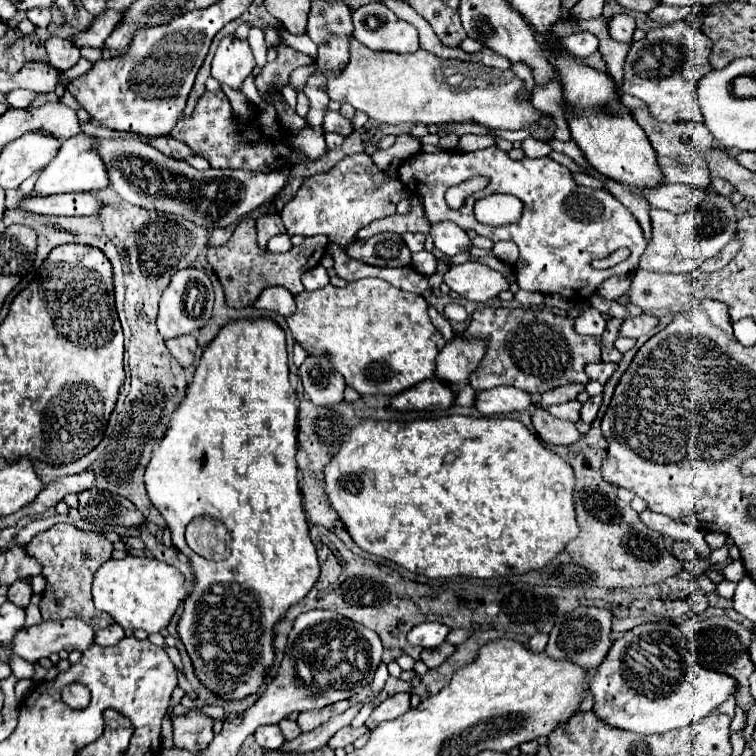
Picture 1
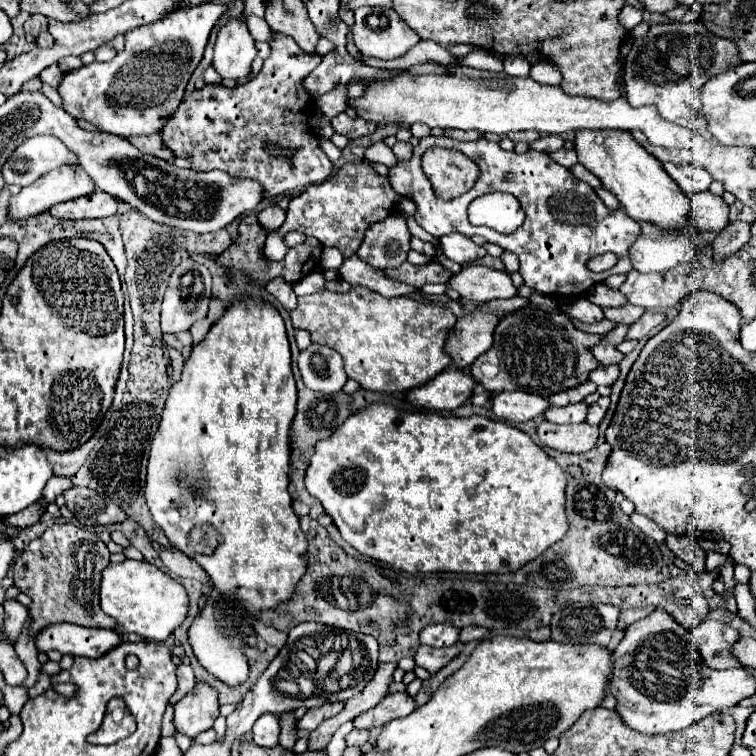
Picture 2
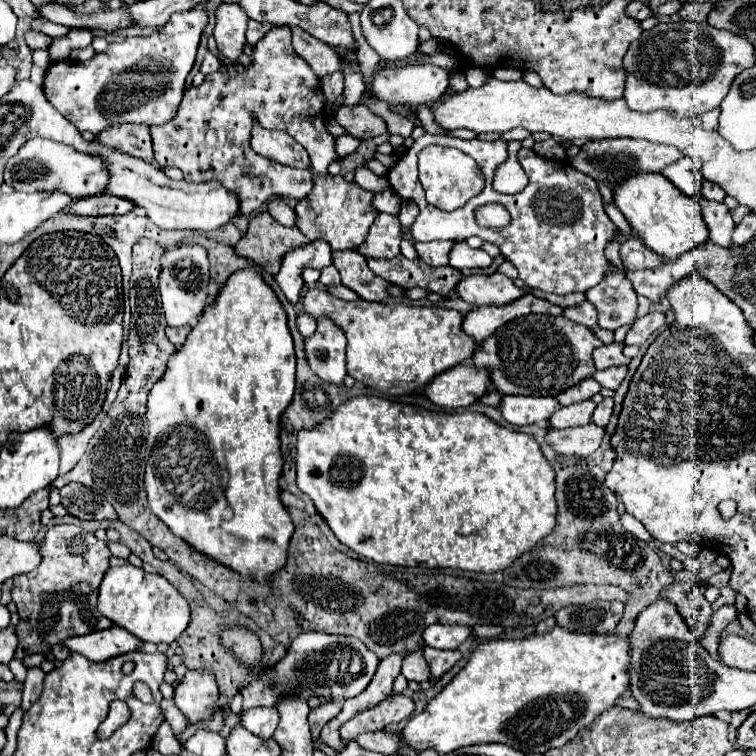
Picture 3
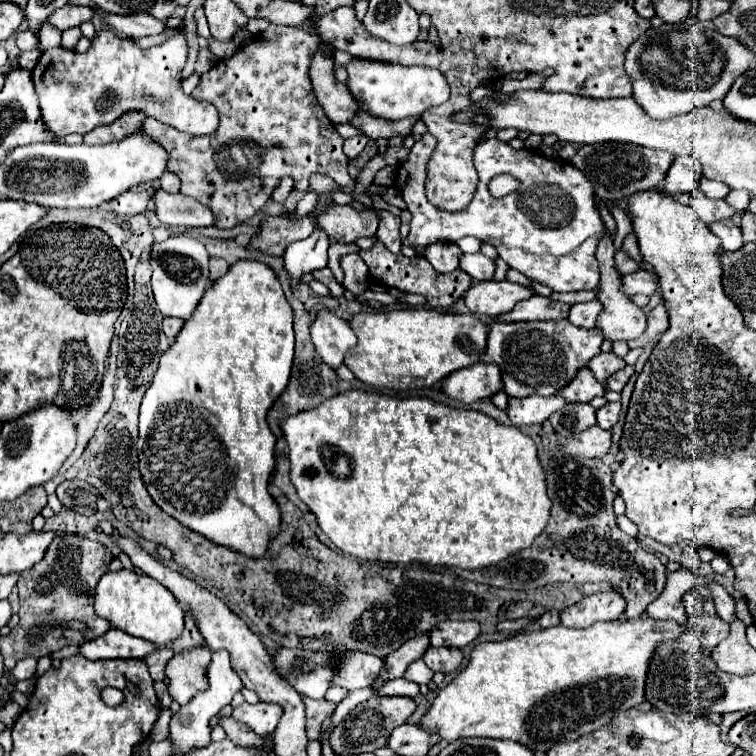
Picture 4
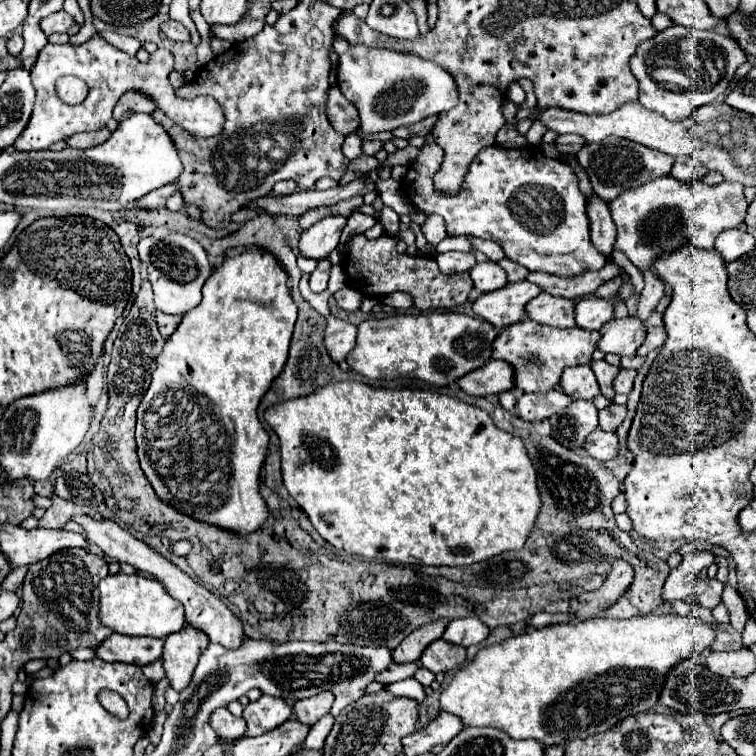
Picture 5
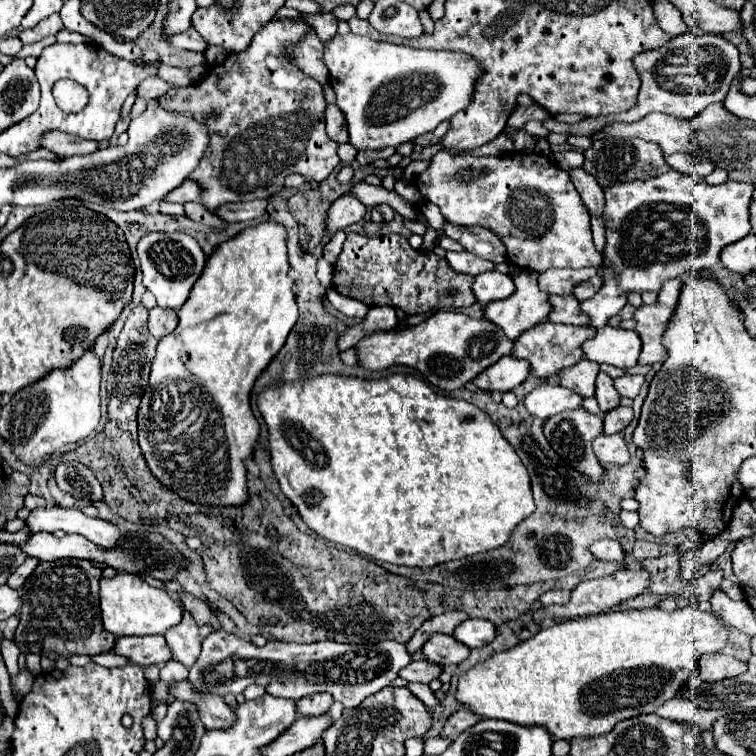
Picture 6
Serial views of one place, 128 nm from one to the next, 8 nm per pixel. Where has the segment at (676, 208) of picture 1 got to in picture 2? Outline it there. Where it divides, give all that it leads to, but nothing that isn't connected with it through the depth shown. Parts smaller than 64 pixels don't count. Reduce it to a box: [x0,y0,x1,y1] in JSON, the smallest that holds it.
[692,192,728,234]

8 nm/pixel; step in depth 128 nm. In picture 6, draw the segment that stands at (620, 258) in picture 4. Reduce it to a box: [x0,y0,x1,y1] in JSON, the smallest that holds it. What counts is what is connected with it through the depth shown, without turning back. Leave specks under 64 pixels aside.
[540,268,598,294]

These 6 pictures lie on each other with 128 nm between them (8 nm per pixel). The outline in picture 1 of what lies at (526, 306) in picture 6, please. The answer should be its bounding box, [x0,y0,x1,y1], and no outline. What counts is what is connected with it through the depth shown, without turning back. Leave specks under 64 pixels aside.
[444,262,510,302]

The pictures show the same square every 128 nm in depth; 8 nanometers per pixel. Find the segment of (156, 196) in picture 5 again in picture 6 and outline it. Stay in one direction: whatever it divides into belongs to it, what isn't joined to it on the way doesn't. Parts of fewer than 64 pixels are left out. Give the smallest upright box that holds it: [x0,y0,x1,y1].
[166,180,200,204]

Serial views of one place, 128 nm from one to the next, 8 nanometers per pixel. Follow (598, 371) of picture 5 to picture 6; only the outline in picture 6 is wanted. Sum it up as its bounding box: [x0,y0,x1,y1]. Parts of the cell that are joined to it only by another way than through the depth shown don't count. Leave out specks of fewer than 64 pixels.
[594,372,620,414]

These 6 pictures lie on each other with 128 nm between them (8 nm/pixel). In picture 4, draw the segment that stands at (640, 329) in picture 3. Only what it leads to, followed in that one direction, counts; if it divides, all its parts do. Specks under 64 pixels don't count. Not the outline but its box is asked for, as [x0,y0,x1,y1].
[628,302,668,348]

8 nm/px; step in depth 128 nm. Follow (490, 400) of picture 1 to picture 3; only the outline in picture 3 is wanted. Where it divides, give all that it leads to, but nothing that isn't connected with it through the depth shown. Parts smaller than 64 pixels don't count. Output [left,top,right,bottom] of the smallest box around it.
[500,396,558,426]

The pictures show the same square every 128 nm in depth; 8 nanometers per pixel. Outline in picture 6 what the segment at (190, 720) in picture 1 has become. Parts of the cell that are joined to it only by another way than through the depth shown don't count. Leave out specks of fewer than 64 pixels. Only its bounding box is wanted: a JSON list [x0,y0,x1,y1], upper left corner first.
[164,612,212,668]

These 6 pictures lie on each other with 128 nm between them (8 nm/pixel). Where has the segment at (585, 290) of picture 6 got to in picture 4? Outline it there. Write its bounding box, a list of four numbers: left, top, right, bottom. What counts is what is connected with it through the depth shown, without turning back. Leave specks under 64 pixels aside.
[622,270,658,296]

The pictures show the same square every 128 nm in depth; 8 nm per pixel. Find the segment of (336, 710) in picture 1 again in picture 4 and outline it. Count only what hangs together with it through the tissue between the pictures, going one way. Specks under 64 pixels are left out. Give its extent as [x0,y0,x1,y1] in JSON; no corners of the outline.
[304,698,336,740]

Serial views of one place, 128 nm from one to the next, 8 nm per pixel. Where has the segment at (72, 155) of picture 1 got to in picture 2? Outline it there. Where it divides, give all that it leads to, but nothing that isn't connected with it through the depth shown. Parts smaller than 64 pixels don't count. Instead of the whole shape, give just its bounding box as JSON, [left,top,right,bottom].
[8,168,94,222]

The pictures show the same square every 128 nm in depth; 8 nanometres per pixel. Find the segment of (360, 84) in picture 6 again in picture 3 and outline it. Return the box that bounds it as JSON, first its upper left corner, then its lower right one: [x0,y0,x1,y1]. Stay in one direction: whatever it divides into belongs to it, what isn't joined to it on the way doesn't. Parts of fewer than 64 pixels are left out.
[372,64,450,106]

